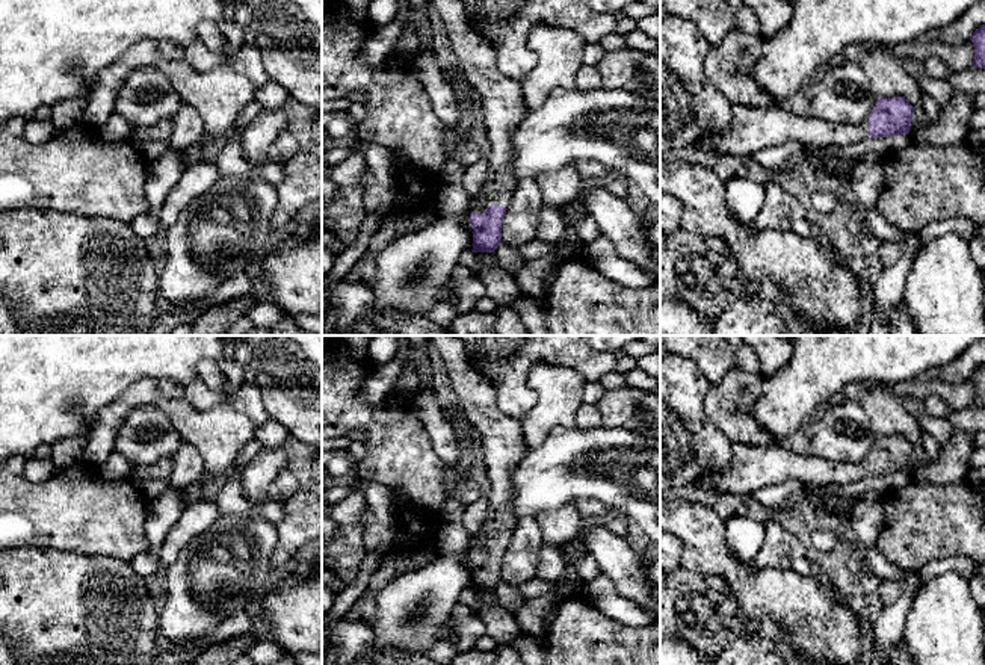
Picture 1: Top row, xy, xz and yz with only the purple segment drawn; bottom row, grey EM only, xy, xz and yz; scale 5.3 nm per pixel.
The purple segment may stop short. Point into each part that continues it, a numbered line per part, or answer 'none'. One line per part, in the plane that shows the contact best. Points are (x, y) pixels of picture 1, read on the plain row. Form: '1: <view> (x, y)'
1: xz (502, 448)

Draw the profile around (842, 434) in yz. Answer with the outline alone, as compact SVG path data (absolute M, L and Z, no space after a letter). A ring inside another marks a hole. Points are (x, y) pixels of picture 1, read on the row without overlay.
M837 402L814 419L811 458L831 462L861 462L869 458L876 437L858 402Z

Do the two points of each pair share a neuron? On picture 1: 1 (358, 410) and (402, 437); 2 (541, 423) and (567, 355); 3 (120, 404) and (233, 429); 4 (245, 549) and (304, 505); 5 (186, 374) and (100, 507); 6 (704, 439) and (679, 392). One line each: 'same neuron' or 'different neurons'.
1: same neuron
2: different neurons
3: same neuron
4: different neurons
5: different neurons
6: same neuron

